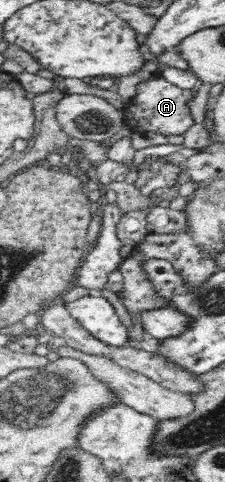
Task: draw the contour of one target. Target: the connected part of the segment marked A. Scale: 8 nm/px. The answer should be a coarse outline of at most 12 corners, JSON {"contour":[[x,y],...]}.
{"contour":[[158,77],[122,112],[132,131],[183,135],[193,91]]}

